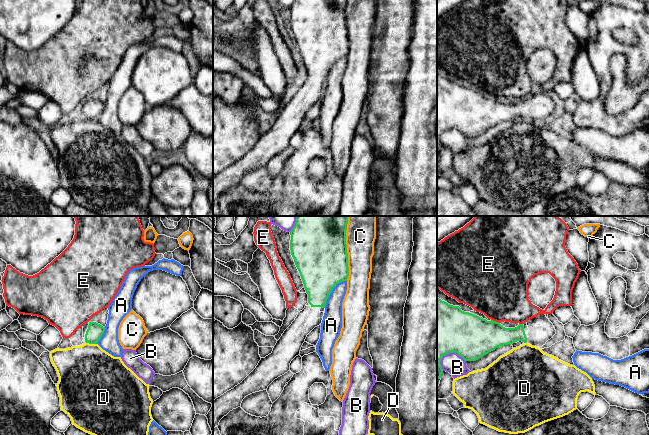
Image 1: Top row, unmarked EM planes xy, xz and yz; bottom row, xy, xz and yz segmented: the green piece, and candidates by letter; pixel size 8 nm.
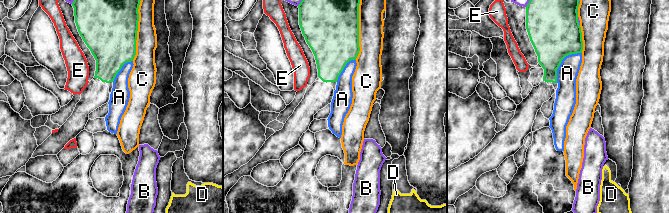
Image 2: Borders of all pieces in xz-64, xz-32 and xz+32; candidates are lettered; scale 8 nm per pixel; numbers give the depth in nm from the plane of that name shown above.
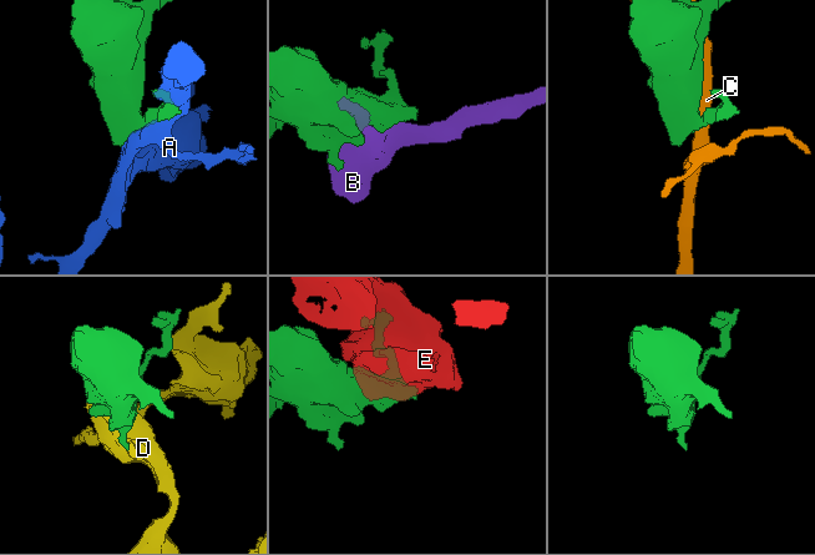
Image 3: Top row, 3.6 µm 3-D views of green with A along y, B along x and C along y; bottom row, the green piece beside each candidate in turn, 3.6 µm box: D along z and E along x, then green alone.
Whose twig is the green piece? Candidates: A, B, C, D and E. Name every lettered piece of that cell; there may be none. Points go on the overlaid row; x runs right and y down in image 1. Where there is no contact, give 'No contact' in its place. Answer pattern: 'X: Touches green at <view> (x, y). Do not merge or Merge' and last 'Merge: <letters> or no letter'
A: Touches green at xz (331, 291). Do not merge
B: Touches green at yz (450, 352). Do not merge
C: Touches green at xz (346, 248). Do not merge
D: Touches green at xy (91, 343). Do not merge
E: Touches green at yz (495, 321). Do not merge
Merge: no letter

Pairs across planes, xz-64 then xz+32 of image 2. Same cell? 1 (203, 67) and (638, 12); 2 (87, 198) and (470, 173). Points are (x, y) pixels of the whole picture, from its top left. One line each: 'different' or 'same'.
1: different
2: different

